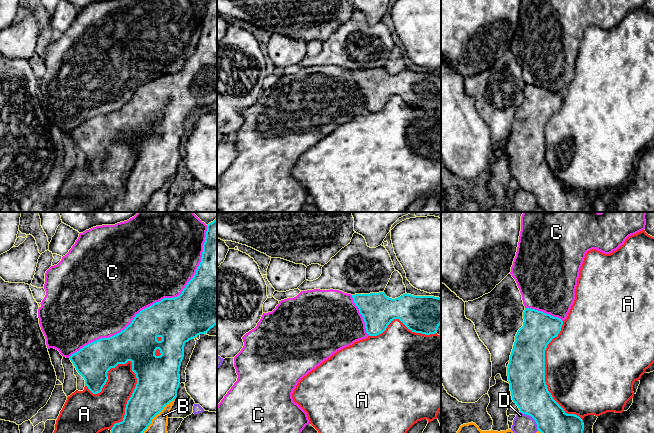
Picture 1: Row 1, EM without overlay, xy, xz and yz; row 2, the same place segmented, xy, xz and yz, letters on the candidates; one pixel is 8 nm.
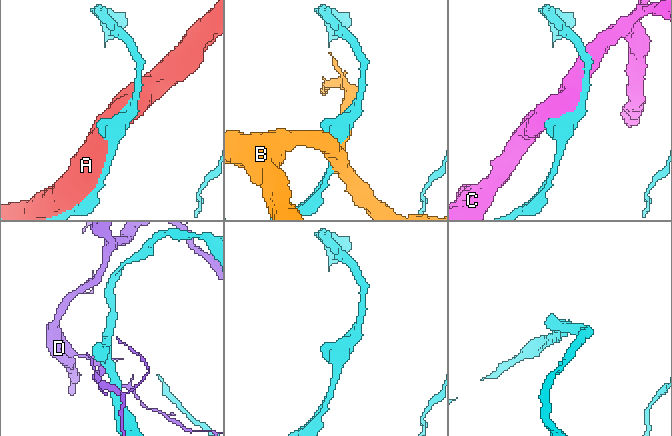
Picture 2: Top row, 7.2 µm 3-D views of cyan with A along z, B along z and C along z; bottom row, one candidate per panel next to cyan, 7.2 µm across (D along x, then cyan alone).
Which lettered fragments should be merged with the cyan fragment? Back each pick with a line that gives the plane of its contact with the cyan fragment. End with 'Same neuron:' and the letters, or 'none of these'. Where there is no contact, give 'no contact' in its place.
Same neuron: none of these

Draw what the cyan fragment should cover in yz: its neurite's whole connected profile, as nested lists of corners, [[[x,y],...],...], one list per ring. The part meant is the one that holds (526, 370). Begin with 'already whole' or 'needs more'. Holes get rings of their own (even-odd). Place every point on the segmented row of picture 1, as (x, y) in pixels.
already whole | [[[525,308],[523,326],[515,336],[515,342],[507,367],[507,376],[513,402],[521,413],[531,416],[541,433],[583,433],[583,420],[575,414],[567,414],[553,399],[545,382],[545,350],[561,331],[563,321],[542,311]]]

